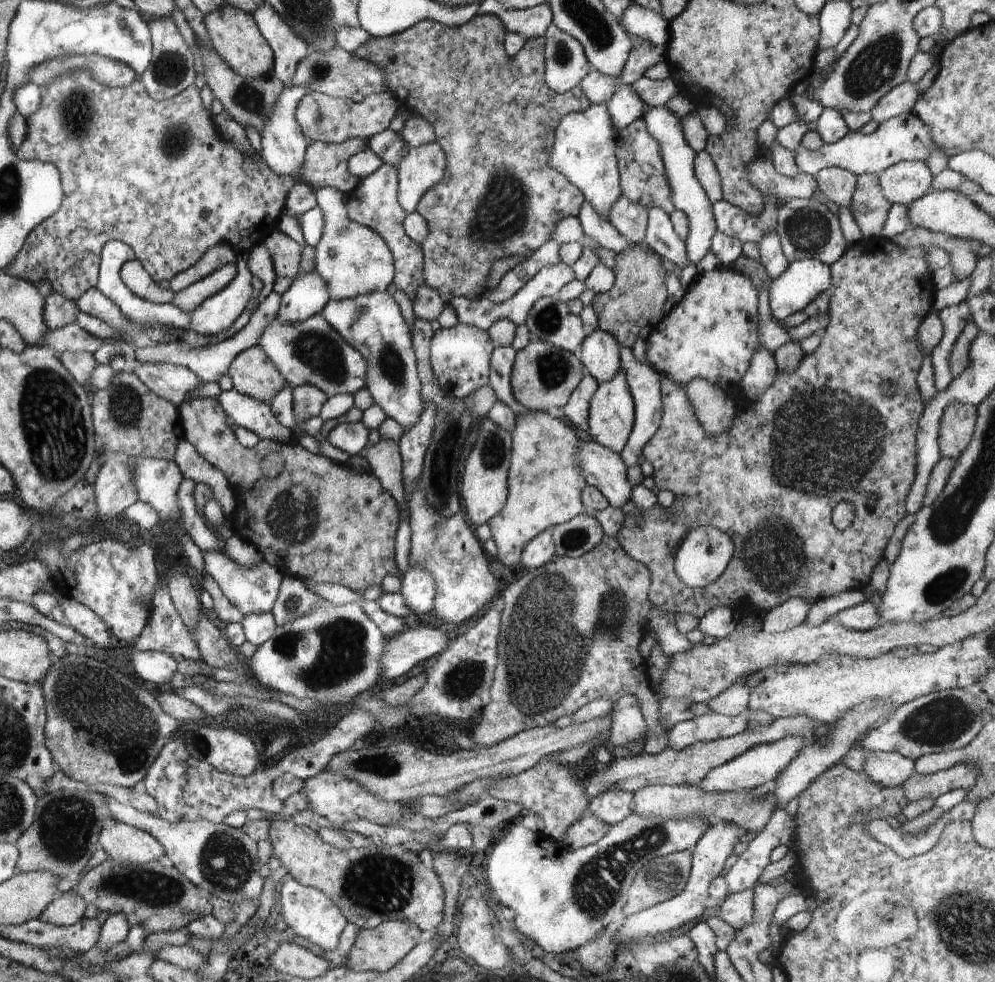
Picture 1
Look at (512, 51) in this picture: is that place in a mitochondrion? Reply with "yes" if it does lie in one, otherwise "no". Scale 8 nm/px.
no

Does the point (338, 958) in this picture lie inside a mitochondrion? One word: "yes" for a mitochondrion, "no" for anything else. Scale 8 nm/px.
no

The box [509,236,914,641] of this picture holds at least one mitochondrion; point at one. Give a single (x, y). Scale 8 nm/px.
(810, 427)

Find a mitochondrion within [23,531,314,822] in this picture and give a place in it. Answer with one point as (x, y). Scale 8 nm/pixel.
(129, 758)

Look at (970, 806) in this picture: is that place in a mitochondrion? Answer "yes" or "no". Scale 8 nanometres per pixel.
no

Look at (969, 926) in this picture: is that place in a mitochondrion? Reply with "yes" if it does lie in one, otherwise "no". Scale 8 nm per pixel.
yes

